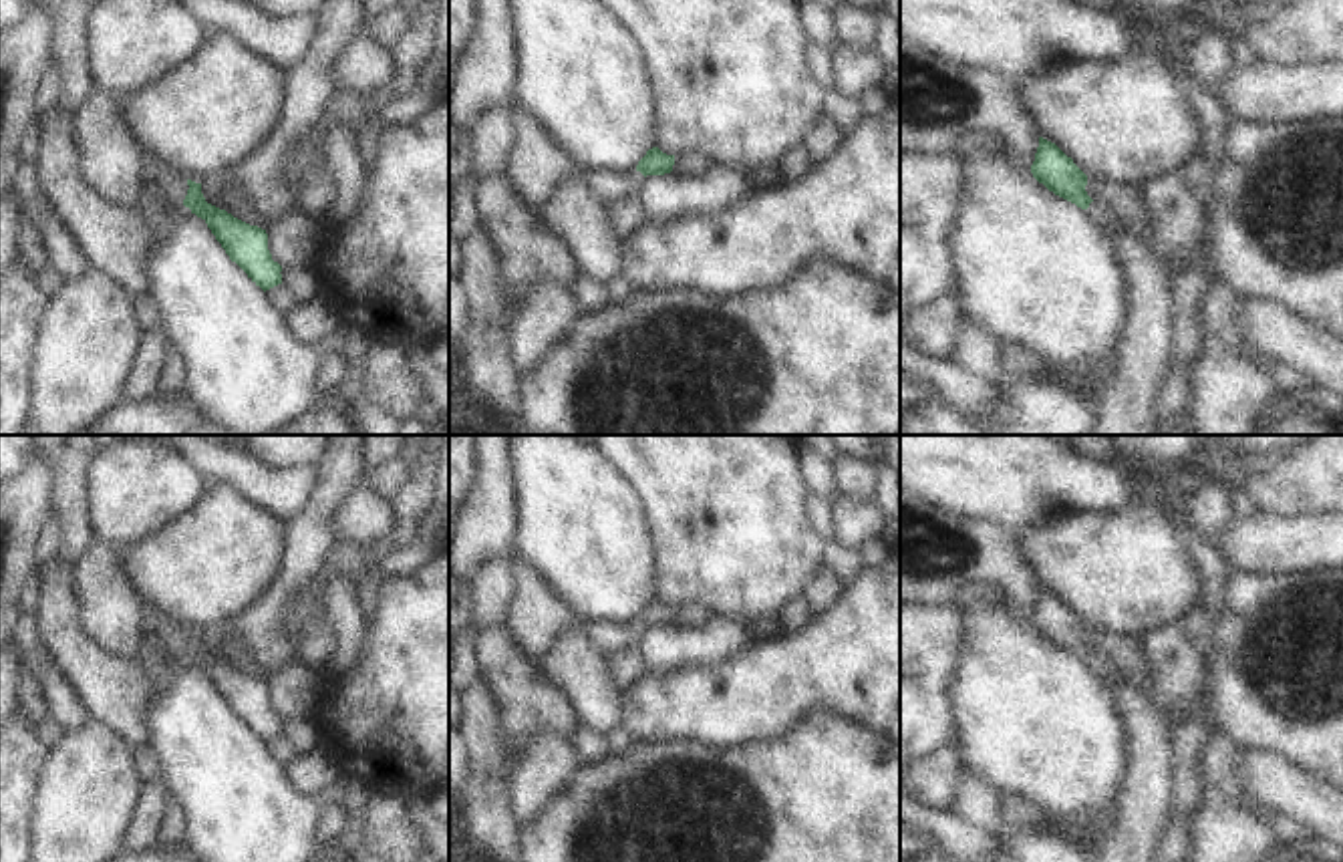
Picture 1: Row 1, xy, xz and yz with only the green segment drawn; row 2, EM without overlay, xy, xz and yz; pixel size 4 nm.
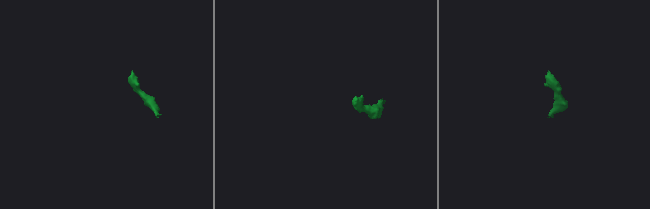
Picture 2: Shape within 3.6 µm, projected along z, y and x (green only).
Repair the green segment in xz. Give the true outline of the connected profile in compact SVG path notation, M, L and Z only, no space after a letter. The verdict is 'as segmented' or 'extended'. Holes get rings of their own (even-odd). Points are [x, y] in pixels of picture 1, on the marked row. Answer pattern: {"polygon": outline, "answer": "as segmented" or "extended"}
{"polygon": "M658 147L646 151L646 155L638 161L636 171L646 175L664 175L670 173L675 165L675 155L662 153Z", "answer": "as segmented"}

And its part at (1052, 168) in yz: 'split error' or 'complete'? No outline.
split error

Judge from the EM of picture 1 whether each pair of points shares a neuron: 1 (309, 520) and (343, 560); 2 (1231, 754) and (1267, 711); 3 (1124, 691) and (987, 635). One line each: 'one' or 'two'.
1: two
2: two
3: two

